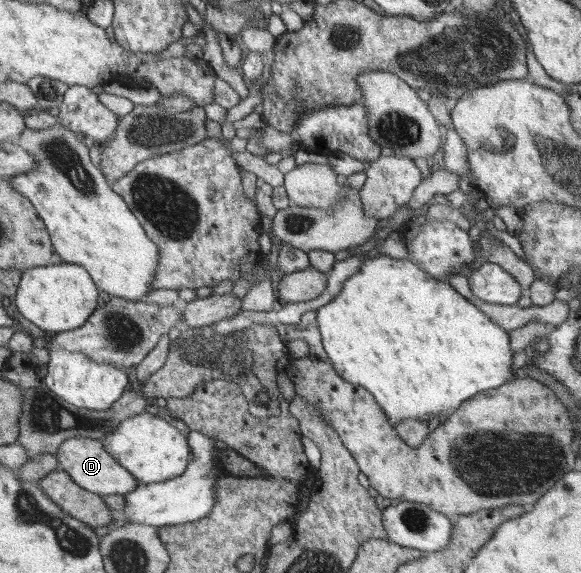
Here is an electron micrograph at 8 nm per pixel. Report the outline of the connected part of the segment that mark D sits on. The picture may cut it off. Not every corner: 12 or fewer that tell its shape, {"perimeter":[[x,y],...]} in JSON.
{"perimeter":[[101,439],[57,450],[59,468],[99,495],[124,495],[139,480]]}

